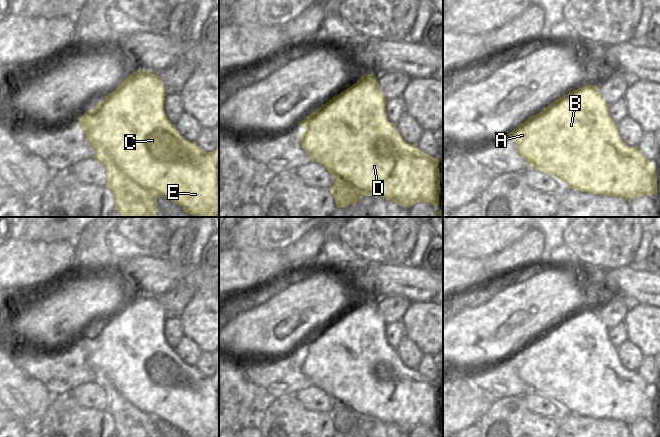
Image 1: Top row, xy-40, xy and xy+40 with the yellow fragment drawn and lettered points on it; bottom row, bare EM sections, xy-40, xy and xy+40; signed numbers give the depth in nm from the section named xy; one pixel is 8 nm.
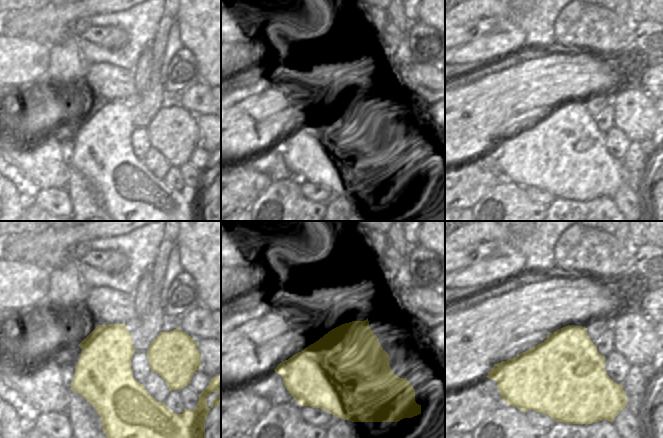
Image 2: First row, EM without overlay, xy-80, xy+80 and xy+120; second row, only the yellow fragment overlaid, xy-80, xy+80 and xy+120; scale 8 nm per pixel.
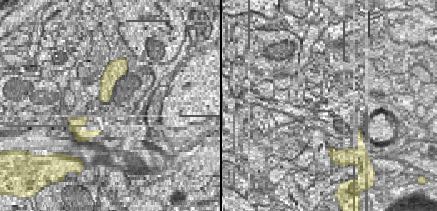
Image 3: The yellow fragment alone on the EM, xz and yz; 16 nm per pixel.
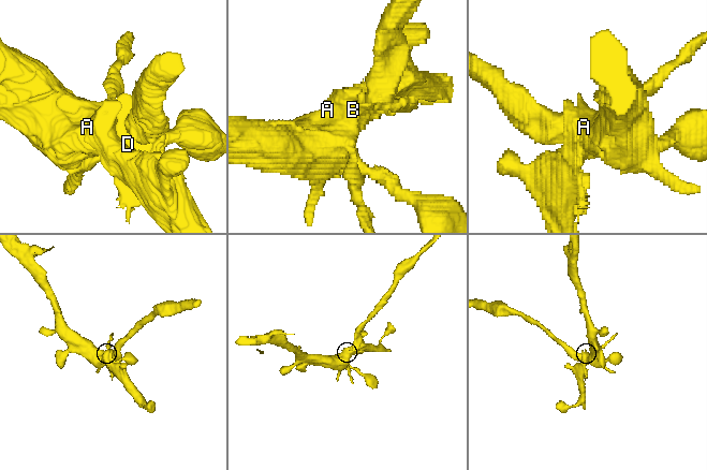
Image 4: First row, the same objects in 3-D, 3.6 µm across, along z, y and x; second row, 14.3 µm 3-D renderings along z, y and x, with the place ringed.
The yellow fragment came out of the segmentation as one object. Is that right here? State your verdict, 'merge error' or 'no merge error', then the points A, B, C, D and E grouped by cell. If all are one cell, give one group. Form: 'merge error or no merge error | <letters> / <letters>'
merge error | A B D E / C

